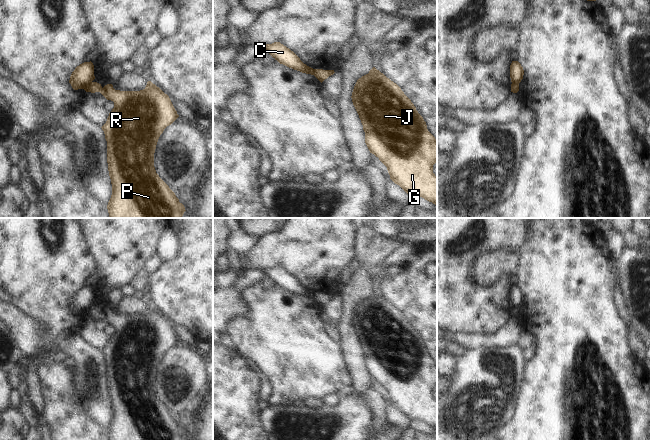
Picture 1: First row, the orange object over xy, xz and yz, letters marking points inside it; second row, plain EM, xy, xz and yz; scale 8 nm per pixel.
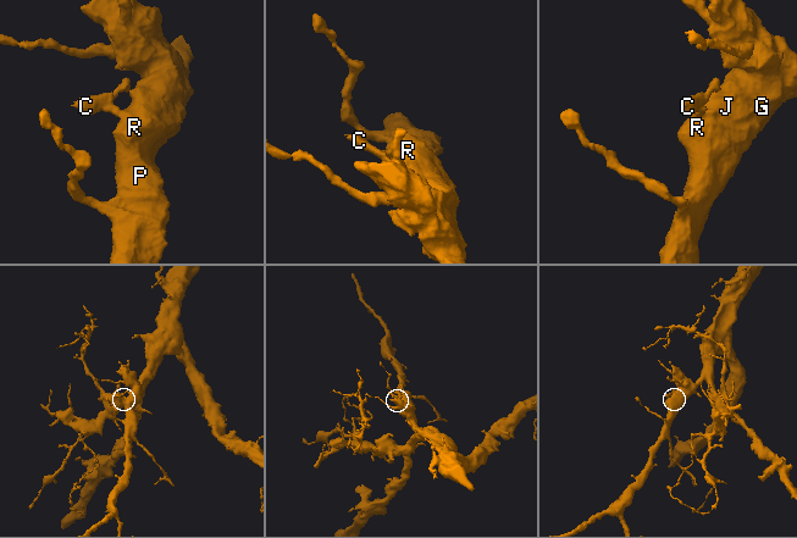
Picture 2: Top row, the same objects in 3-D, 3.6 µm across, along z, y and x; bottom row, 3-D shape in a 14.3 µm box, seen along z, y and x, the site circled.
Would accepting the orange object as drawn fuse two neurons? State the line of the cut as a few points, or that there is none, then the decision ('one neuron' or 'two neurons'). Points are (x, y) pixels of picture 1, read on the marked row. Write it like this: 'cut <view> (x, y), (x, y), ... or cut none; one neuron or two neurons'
cut xy (91, 81), (84, 89); two neurons

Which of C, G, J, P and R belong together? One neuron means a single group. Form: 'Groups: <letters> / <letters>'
Groups: C / G J P R

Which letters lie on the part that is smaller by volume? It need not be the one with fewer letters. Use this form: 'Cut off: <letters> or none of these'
Cut off: C

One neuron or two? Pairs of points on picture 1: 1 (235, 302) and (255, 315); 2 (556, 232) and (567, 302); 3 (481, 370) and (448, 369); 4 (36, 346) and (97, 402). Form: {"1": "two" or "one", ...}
{"1": "two", "2": "one", "3": "two", "4": "one"}

